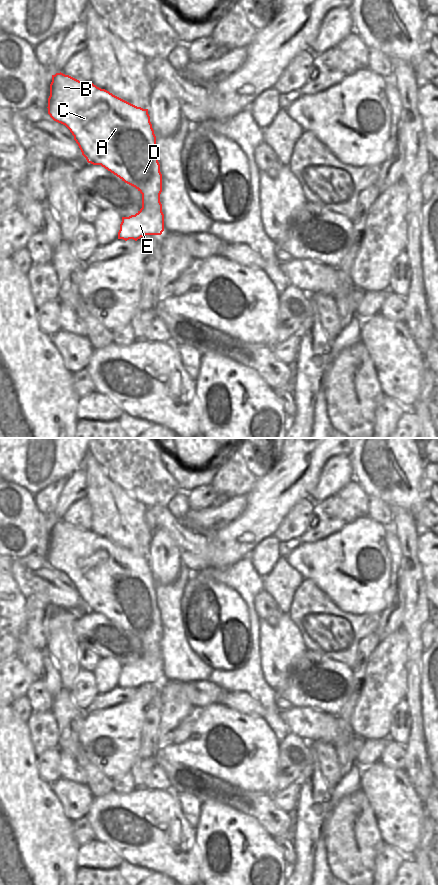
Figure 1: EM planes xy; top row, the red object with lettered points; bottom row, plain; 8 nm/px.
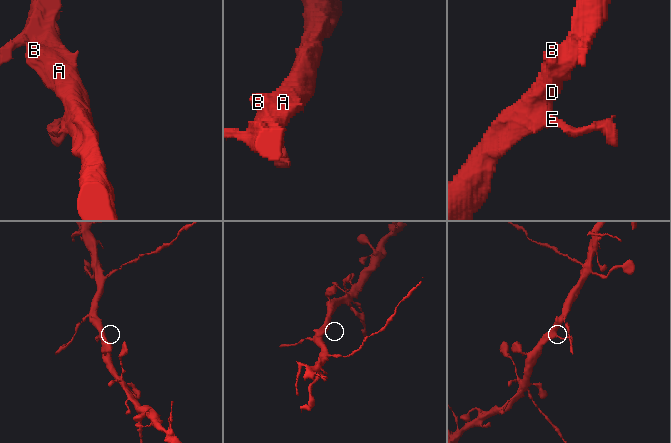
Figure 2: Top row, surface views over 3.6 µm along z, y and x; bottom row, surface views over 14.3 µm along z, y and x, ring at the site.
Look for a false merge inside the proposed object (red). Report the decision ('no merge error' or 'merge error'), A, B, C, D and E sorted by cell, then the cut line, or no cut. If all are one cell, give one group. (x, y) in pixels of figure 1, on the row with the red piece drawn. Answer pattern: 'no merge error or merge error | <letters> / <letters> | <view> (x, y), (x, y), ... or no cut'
no merge error | A B C D E | no cut

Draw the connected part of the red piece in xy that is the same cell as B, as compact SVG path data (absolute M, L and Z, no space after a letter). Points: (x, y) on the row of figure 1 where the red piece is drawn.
M52 75L48 114L65 125L88 163L101 165L142 194L142 208L129 217L122 217L118 239L137 241L145 235L161 235L164 214L160 202L162 174L156 156L156 136L148 109L137 107L93 83L79 81L69 75Z

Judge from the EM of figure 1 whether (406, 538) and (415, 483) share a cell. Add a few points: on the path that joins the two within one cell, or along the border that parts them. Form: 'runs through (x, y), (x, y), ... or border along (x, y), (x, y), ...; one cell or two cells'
border along (390, 506), (402, 506), (414, 518); two cells

